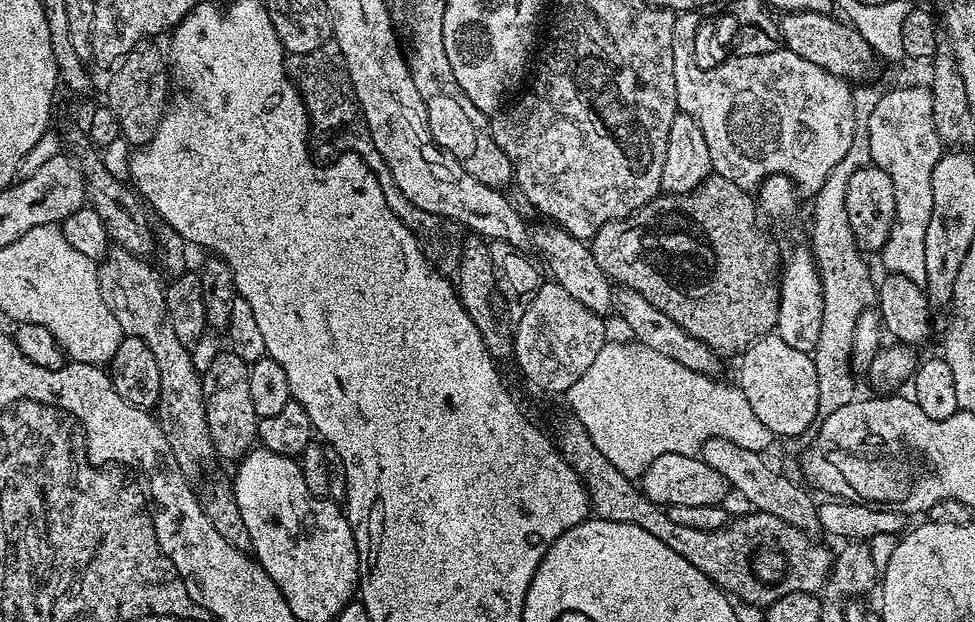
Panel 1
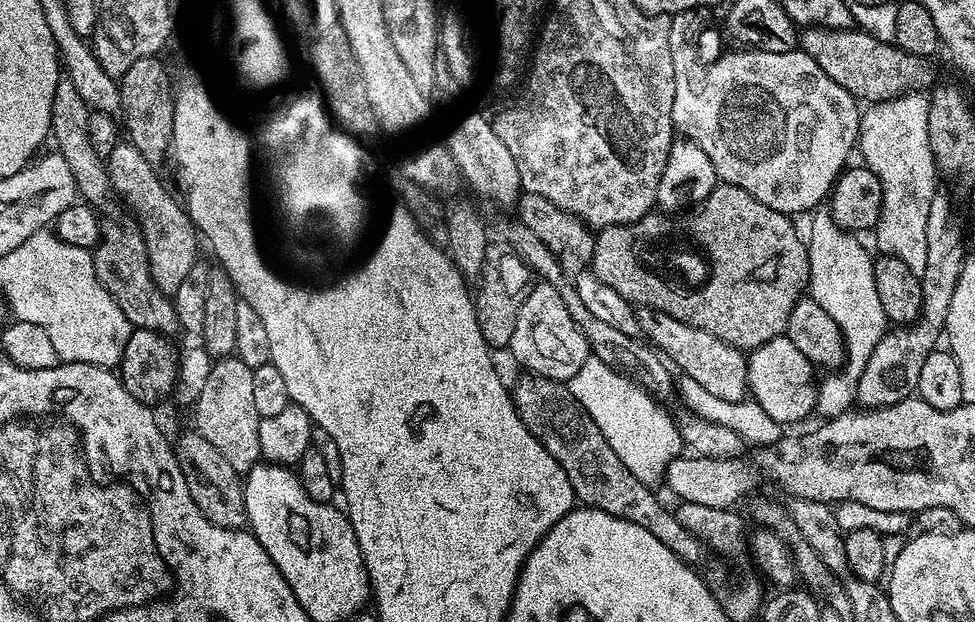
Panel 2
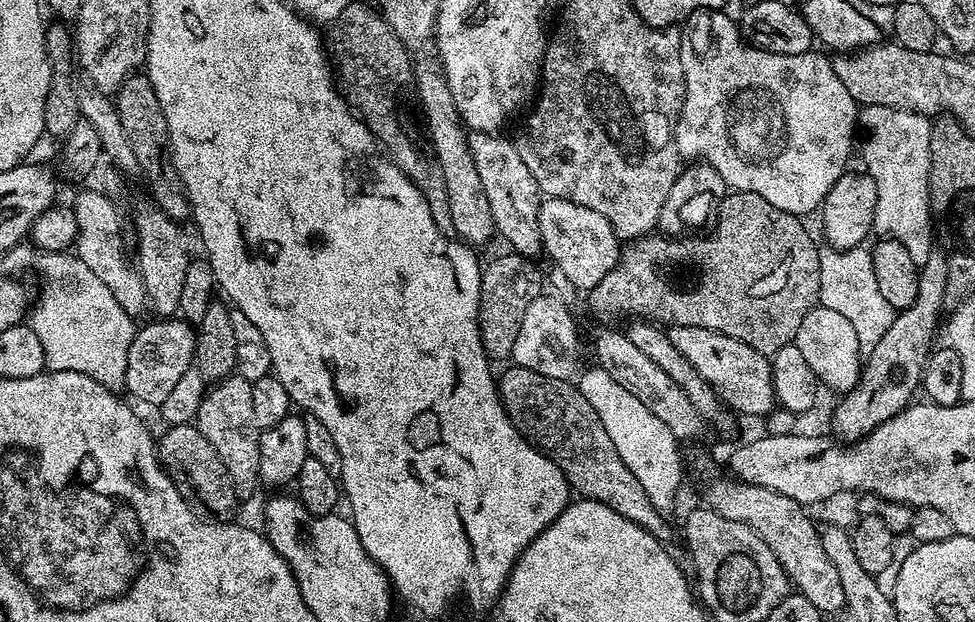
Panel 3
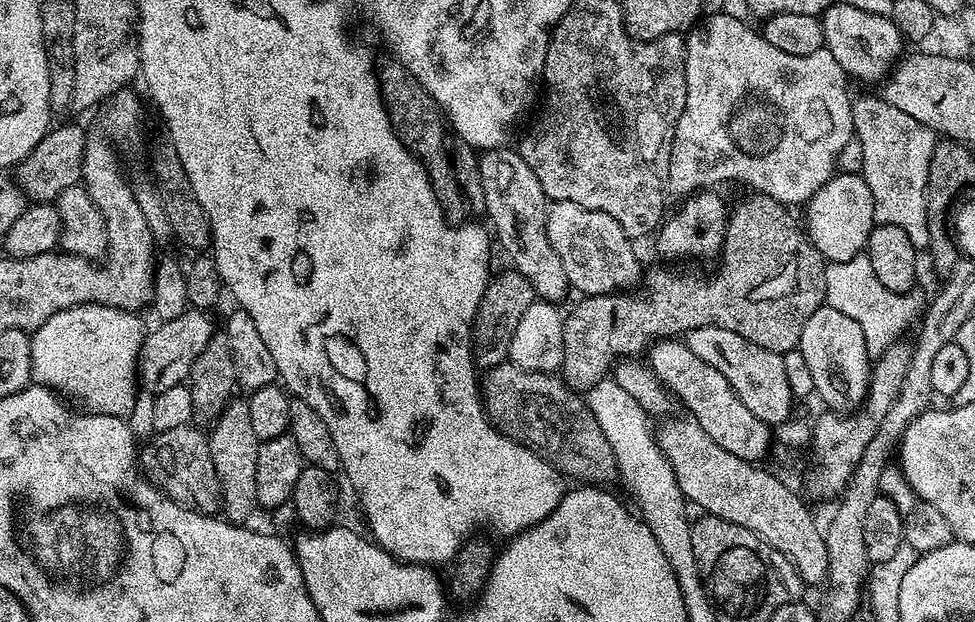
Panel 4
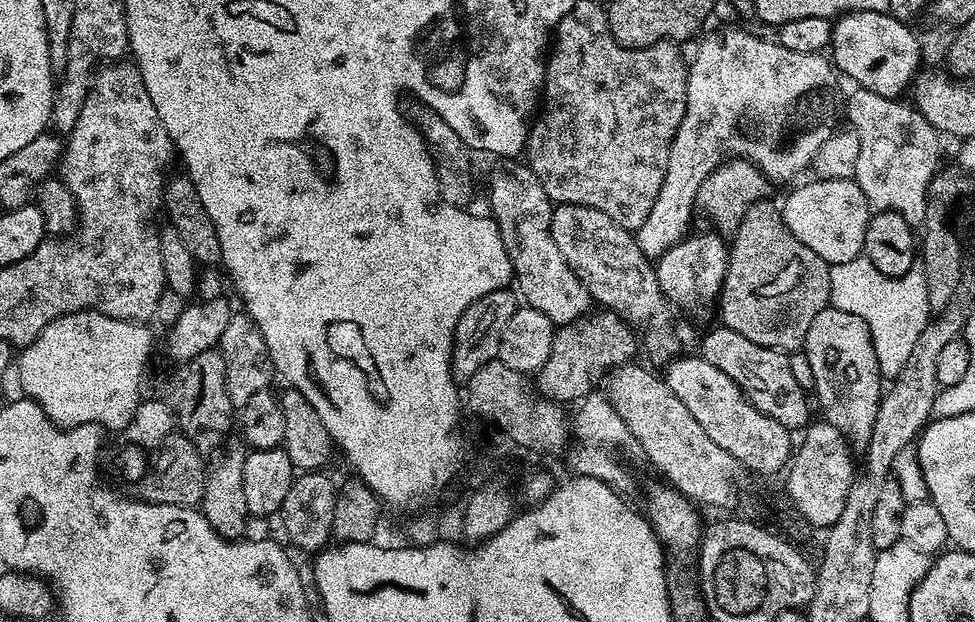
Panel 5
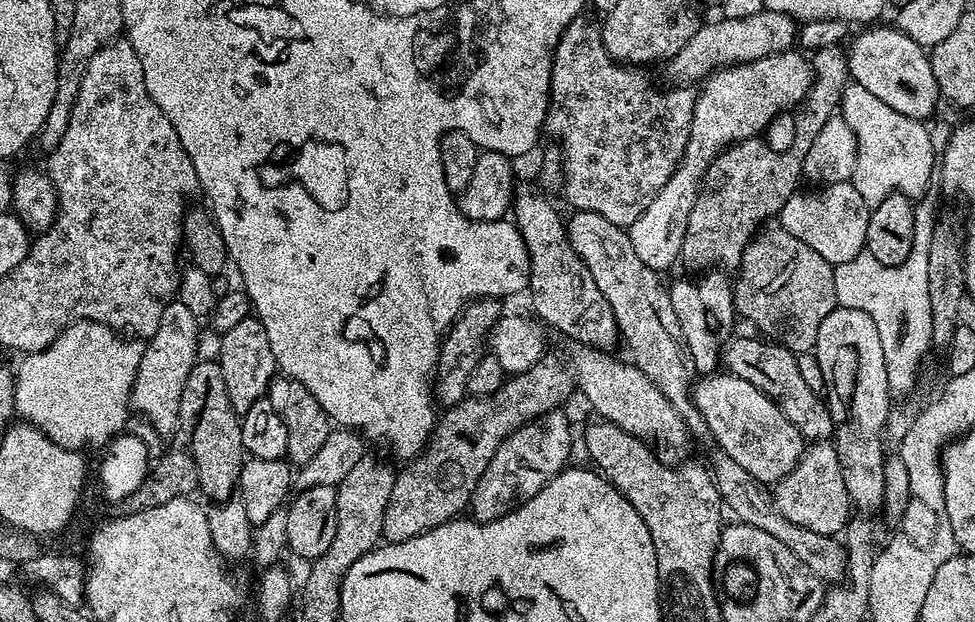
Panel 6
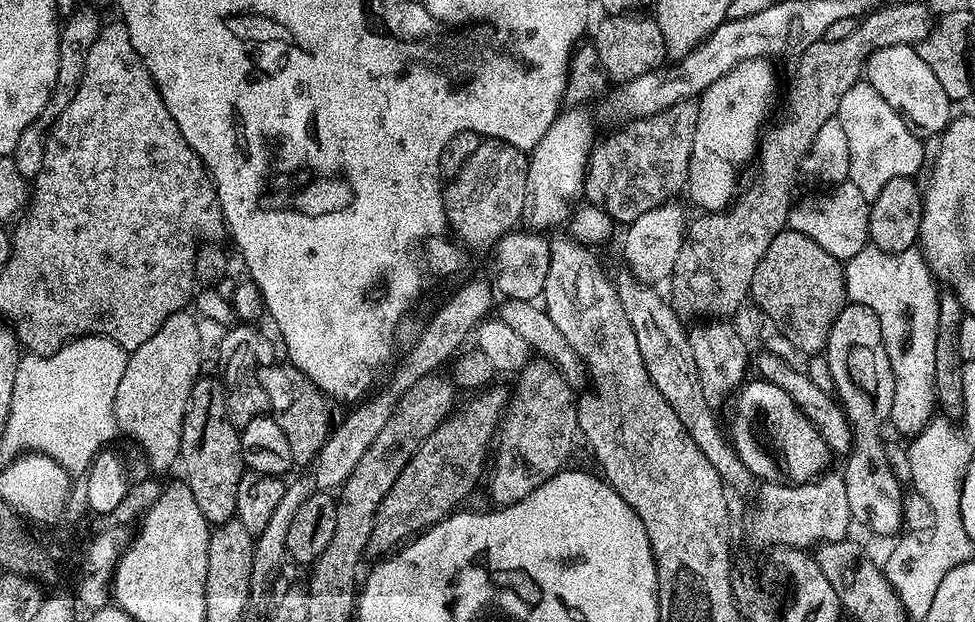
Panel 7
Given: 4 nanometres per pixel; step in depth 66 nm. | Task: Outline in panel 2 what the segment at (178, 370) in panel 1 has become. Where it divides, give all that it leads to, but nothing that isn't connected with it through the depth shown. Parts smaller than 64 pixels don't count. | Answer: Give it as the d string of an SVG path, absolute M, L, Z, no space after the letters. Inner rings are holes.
M108 222L108 225L105 223L101 227L100 243L92 252L96 277L102 282L106 294L114 298L118 310L122 310L133 329L145 328L165 338L172 338L178 332L174 306L169 297L161 295L148 274L148 259L139 231L127 232L120 225L112 223L116 222Z

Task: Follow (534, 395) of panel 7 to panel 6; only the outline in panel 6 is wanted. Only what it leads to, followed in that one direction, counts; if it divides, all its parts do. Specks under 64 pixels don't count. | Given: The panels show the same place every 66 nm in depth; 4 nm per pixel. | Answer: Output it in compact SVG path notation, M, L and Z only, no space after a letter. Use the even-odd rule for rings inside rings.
M560 410L550 412L543 417L544 427L530 422L503 440L471 496L468 508L473 519L484 523L504 517L517 506L525 504L546 482L564 471L572 452L572 434L564 414Z

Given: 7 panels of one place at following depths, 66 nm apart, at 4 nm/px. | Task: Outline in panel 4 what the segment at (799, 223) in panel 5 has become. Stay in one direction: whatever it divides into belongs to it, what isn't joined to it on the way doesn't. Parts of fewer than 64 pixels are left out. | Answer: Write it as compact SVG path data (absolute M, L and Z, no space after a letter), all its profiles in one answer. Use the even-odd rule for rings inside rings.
M837 171L818 189L806 205L808 224L806 235L825 261L837 264L861 255L877 222L874 218L874 194L866 186L863 175Z

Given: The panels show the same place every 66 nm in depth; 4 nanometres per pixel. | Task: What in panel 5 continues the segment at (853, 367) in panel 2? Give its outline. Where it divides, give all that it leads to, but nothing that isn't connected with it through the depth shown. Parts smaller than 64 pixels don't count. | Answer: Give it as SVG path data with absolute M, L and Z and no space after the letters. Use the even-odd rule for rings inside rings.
M861 254L850 262L831 265L828 273L832 291L831 307L846 310L866 322L880 363L881 377L895 378L909 361L910 354L913 353L914 346L917 345L922 330L926 330L930 319L923 271L913 266L902 278L904 288L900 288L901 281L897 277L882 274L874 266L874 262L870 262L867 256Z

